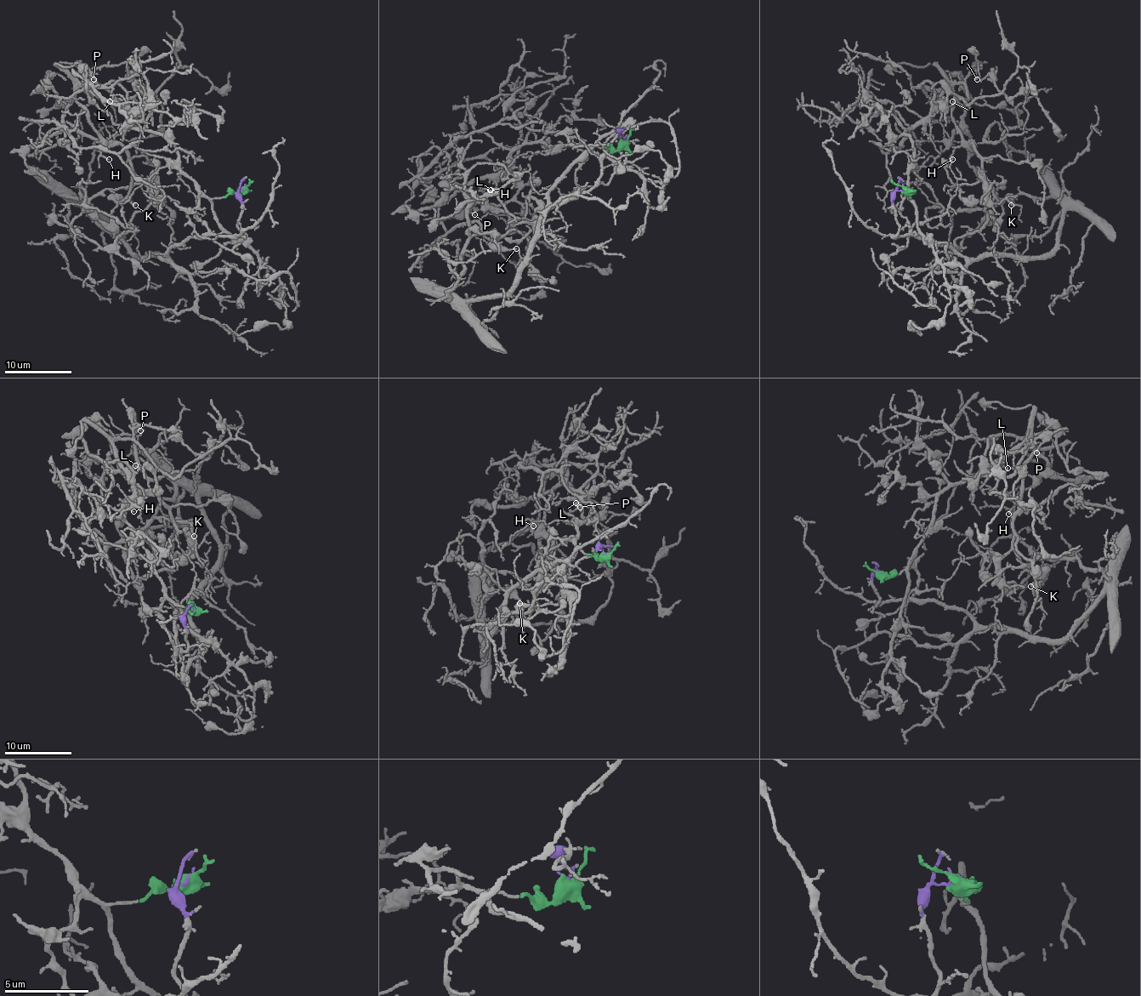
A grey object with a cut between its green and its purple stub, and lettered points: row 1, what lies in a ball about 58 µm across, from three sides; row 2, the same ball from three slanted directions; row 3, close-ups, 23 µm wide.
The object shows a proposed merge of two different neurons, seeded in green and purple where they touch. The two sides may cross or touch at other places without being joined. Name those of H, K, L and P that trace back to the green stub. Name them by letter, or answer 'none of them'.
H, K, L, P

